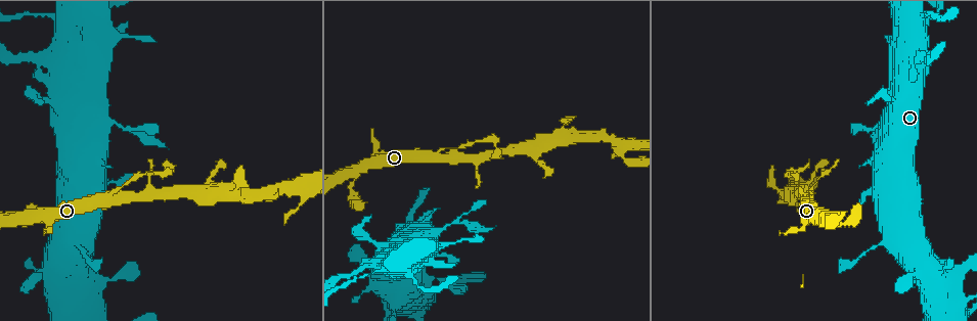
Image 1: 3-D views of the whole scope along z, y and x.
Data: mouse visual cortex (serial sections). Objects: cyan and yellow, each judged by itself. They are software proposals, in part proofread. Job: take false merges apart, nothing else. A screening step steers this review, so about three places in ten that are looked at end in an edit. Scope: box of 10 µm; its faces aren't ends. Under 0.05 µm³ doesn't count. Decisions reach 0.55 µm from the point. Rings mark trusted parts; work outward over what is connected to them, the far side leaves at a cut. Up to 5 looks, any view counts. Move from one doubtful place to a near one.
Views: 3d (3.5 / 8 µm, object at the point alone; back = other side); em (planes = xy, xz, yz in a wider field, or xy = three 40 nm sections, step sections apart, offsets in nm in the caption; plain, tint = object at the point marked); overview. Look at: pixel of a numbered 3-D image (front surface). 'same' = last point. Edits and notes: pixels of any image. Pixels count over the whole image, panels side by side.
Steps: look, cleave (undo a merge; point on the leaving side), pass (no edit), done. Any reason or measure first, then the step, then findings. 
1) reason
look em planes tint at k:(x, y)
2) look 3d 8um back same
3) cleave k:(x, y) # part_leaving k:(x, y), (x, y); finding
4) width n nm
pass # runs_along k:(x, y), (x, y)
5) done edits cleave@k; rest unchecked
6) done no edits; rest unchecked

look 3d 8um at 1:(433, 158)

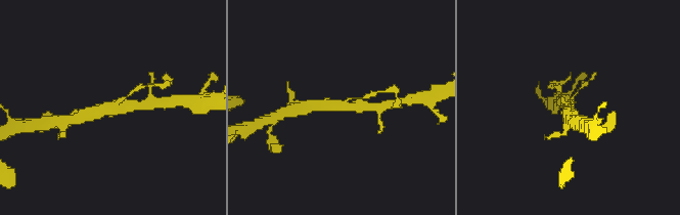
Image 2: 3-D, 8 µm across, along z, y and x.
look em planes tint same

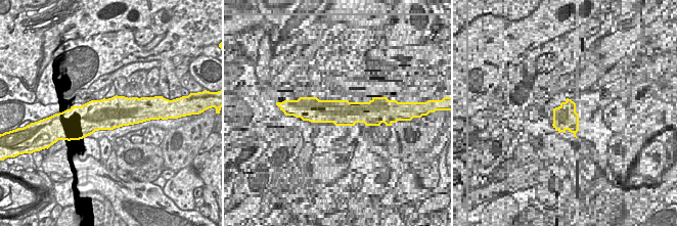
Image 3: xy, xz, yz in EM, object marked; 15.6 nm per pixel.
width 480 nm
cleave 2:(558, 86) # part_leaving 2:(348, 100), (383, 91); a second cell is stuck on

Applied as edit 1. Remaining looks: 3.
redraw
look overview

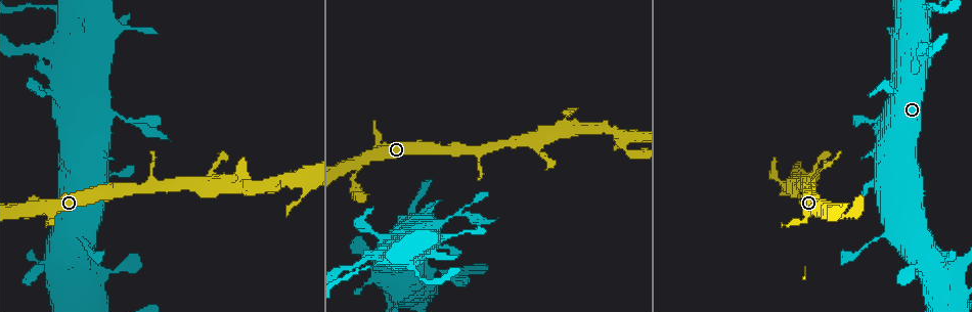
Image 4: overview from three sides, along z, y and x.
four or more arms meet
look 3d 8um at 4:(297, 180)

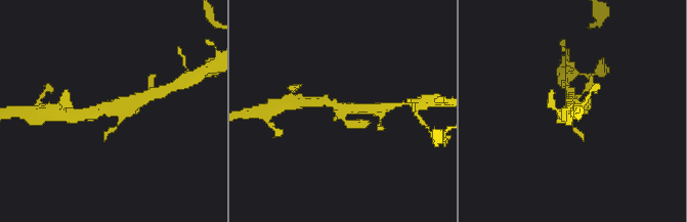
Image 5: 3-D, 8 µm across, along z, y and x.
look em xy step 5 tint same

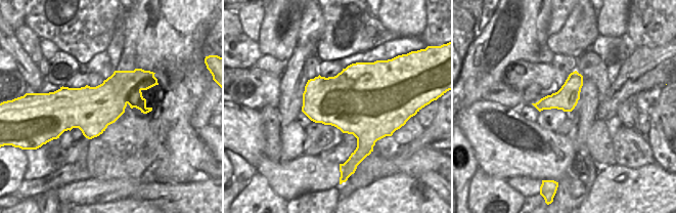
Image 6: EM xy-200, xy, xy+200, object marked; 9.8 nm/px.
pass # one cell here

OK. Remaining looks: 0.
done edits cleave@2; rest unchecked

